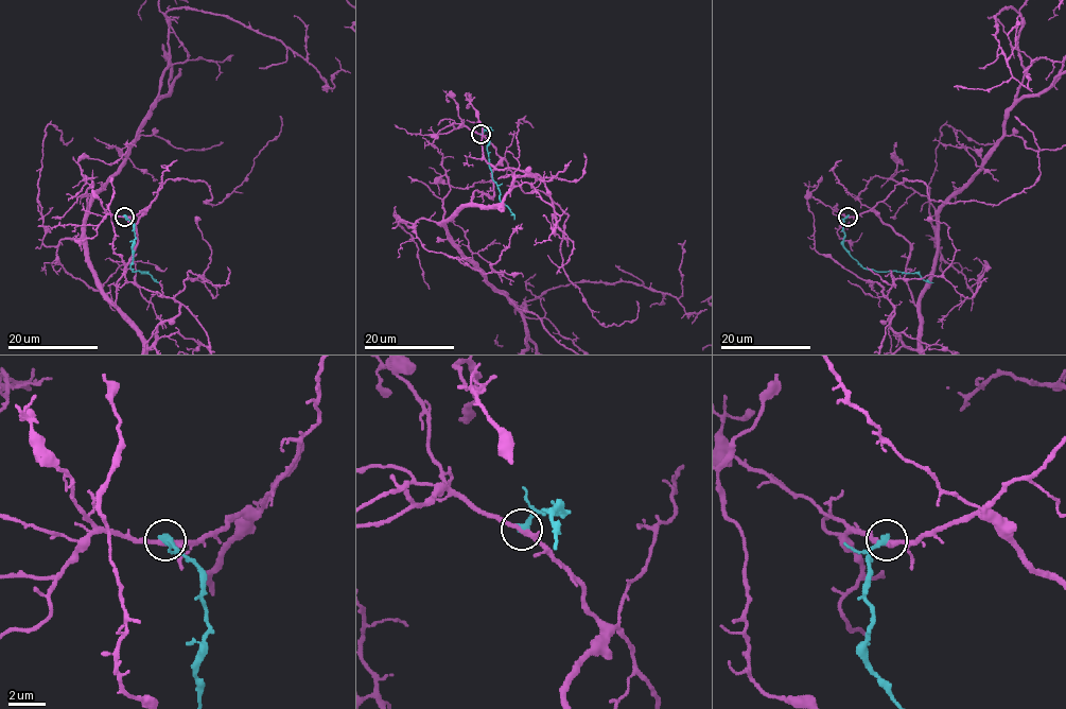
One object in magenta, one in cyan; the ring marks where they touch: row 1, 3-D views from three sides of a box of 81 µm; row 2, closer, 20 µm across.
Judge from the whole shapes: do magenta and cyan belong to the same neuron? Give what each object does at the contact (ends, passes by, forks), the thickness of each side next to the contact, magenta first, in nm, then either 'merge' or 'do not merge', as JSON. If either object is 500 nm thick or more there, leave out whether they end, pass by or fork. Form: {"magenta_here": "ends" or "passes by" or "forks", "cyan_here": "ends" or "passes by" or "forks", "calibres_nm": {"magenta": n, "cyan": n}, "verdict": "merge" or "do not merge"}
{"magenta_here": "passes by", "cyan_here": "ends", "calibres_nm": {"magenta": 280, "cyan": 400}, "verdict": "do not merge"}

